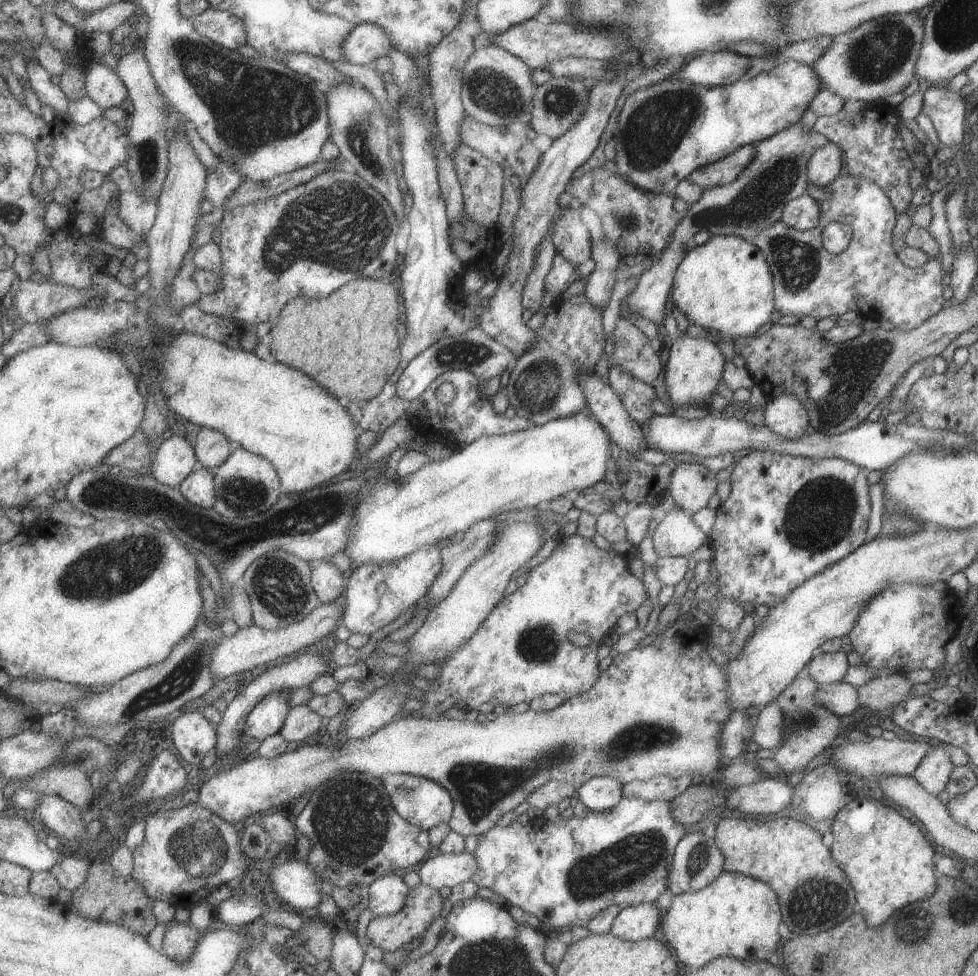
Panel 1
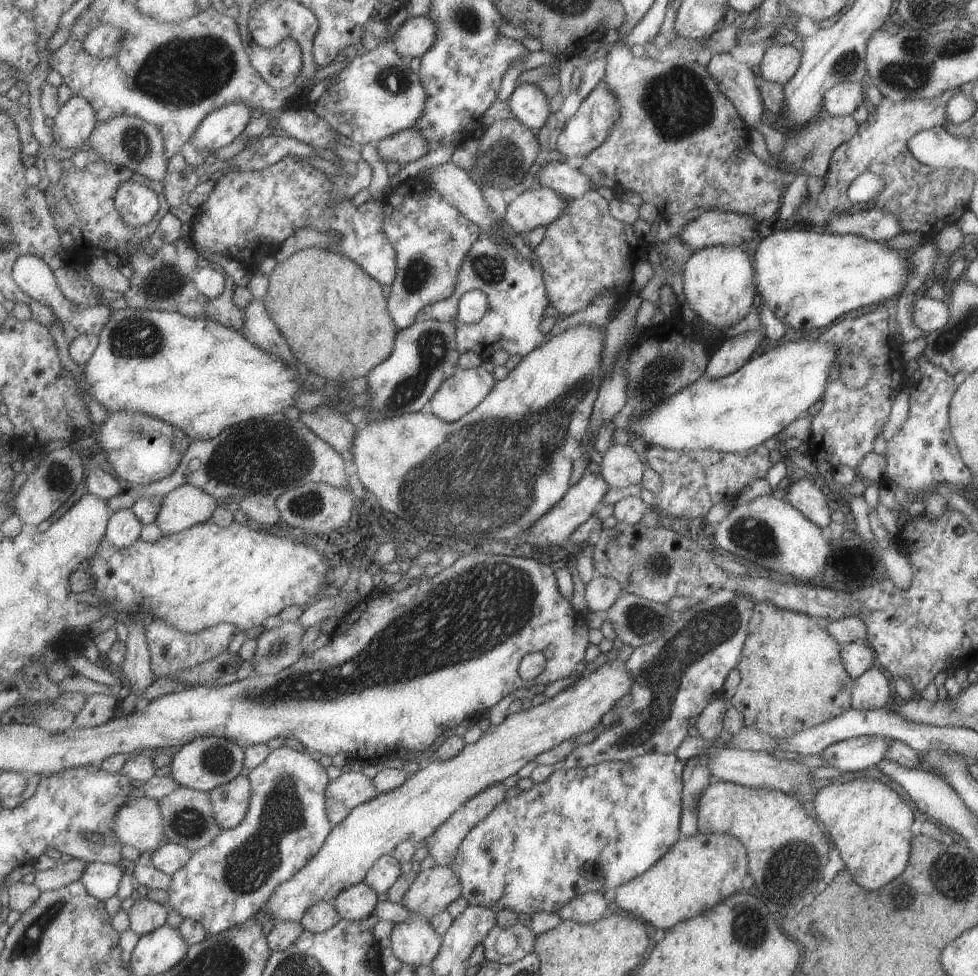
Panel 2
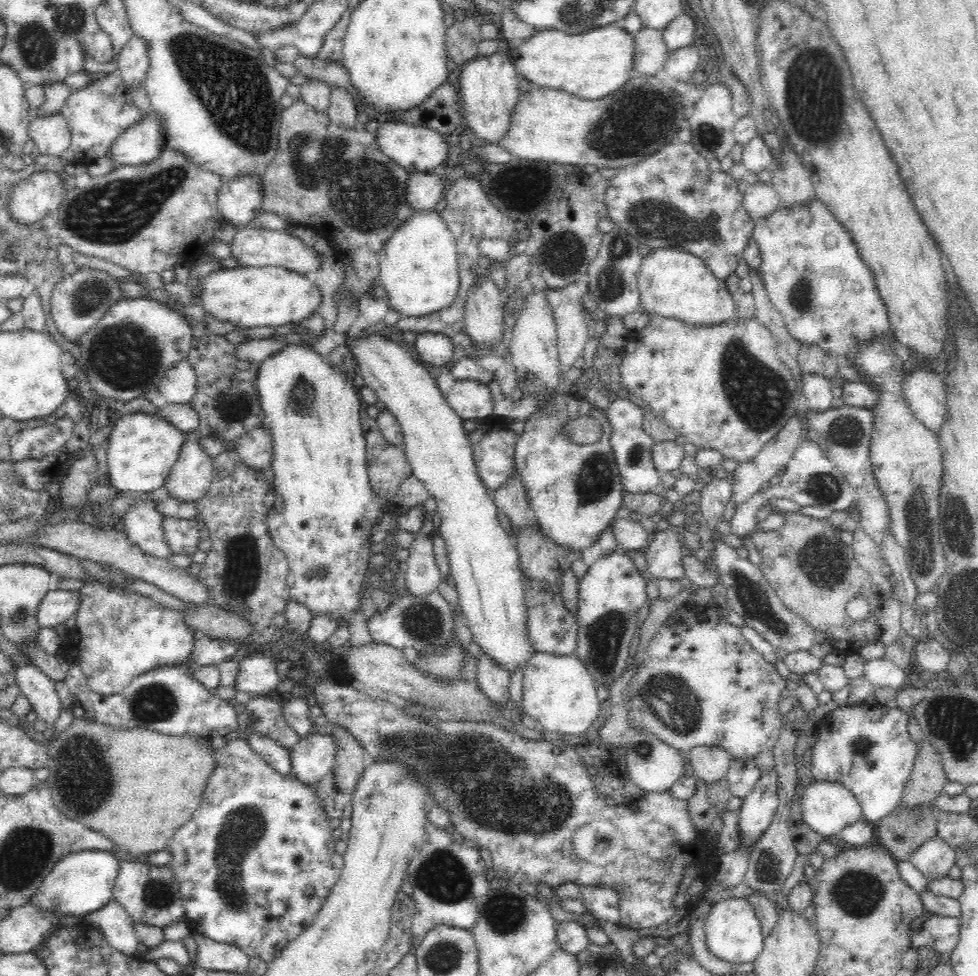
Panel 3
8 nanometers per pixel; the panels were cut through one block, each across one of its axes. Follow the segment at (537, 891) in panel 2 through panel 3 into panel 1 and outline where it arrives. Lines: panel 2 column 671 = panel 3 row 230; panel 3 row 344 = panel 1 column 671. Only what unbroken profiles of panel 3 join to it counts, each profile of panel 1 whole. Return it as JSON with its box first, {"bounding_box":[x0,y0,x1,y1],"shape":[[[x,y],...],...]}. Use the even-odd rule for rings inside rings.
{"bounding_box":[473,797,685,930],"shape":[[[621,797],[621,800],[609,810],[603,812],[589,811],[587,818],[579,818],[577,816],[568,819],[561,819],[557,822],[550,822],[544,826],[535,826],[535,830],[531,830],[530,824],[523,826],[515,821],[506,827],[500,825],[492,828],[489,832],[479,836],[479,845],[475,850],[479,861],[479,868],[473,876],[480,888],[487,887],[495,892],[501,893],[508,900],[508,906],[518,906],[538,916],[542,922],[551,924],[554,929],[567,930],[572,926],[587,926],[590,919],[593,919],[598,912],[601,912],[611,905],[619,905],[620,907],[630,907],[639,903],[655,903],[656,898],[666,889],[666,876],[669,865],[673,856],[674,846],[676,842],[685,834],[683,827],[674,821],[670,814],[669,801],[644,801],[641,799]]]}

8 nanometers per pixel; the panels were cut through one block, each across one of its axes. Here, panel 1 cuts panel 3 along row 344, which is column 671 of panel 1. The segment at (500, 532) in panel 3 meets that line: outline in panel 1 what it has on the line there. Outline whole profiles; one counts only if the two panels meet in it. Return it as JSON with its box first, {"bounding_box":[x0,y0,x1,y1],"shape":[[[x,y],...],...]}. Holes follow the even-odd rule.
{"bounding_box":[664,334,725,408],"shape":[[[686,334],[674,338],[670,344],[664,373],[664,386],[666,394],[673,404],[672,408],[677,406],[700,407],[701,403],[713,394],[715,385],[722,378],[723,364],[725,364],[723,358],[717,346],[713,342],[707,341],[707,339],[689,338]]]}

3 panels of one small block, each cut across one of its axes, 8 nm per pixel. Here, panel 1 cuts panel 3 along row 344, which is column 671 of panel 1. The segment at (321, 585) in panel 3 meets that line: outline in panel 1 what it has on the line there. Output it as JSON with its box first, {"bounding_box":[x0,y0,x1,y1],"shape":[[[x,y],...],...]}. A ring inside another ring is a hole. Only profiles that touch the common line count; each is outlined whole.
{"bounding_box":[668,235,774,337],"shape":[[[712,235],[705,243],[689,248],[677,265],[668,296],[688,324],[697,324],[725,337],[758,334],[769,325],[767,319],[774,310],[772,274],[763,253],[753,243],[733,235]]]}

